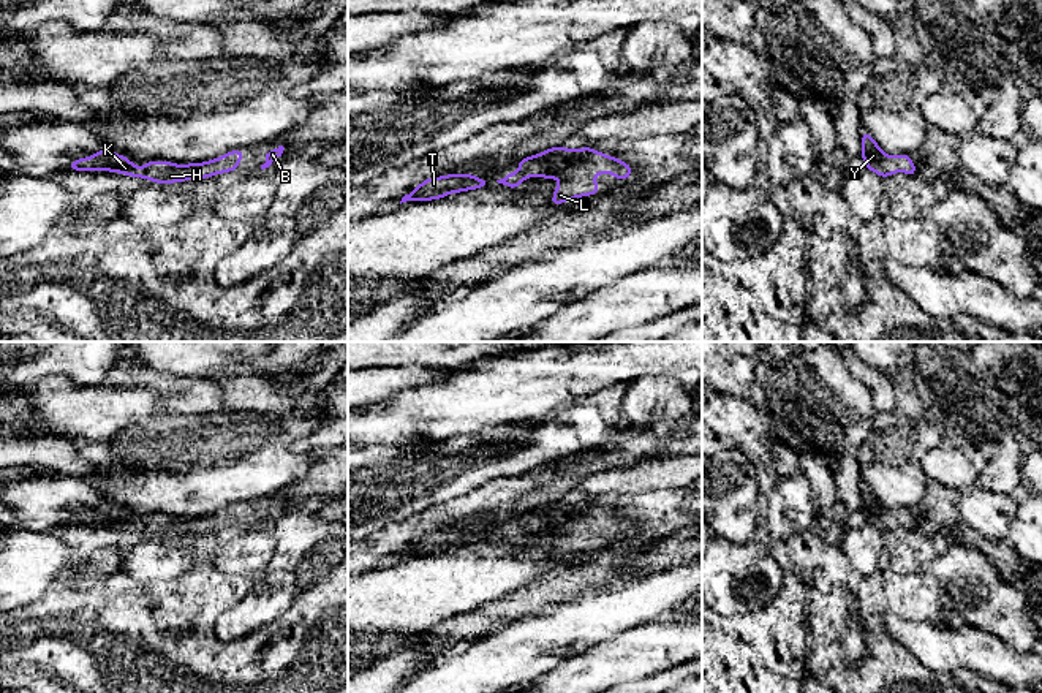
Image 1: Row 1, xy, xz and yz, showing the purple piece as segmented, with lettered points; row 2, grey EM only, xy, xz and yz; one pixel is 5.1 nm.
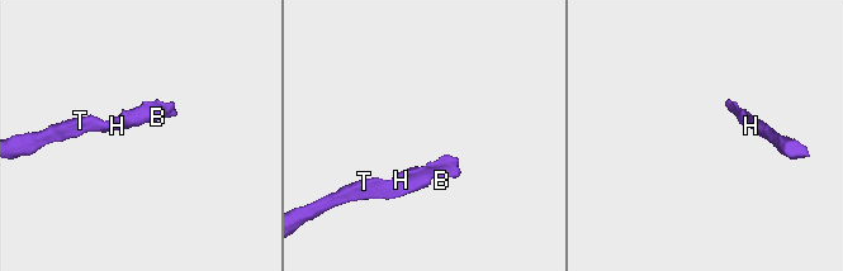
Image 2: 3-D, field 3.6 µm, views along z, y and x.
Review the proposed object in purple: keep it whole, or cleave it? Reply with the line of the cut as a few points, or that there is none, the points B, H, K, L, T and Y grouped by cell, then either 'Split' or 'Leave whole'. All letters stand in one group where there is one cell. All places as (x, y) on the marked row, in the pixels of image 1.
No split. Groups: B H K L T Y. Leave whole

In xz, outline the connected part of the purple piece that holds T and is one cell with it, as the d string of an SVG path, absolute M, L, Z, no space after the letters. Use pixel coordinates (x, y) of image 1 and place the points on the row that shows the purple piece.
M470 172L429 177L424 182L421 182L411 193L405 195L400 204L406 201L441 199L452 193L470 191L489 185L489 179L479 179Z

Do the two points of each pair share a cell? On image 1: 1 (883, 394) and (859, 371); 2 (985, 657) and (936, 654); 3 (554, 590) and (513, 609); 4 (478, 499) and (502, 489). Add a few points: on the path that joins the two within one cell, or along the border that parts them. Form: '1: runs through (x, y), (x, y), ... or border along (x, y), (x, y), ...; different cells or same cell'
1: runs through (879, 388), (865, 374); same cell
2: runs through (973, 654), (949, 654); same cell
3: runs through (544, 592), (522, 603); same cell
4: runs through (484, 499), (495, 494); same cell

